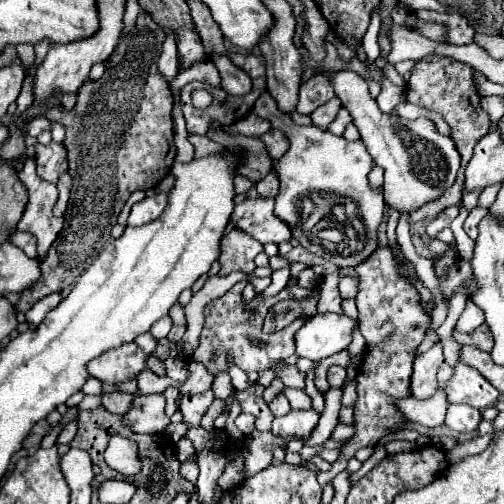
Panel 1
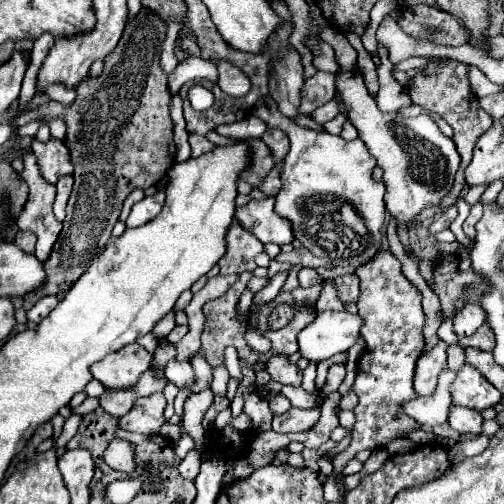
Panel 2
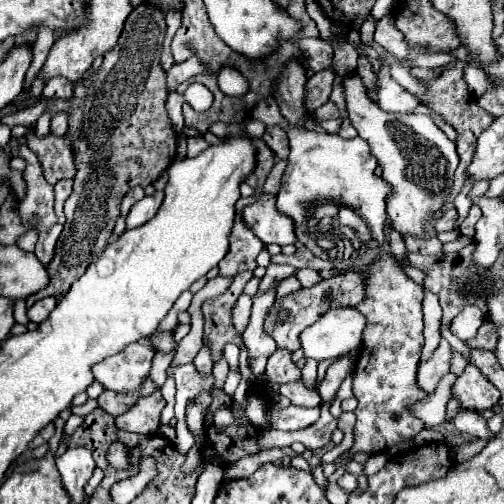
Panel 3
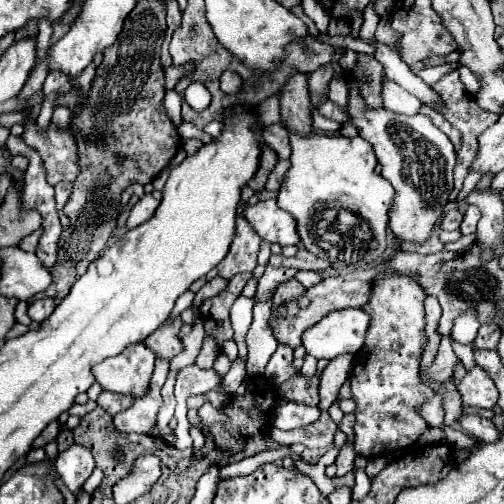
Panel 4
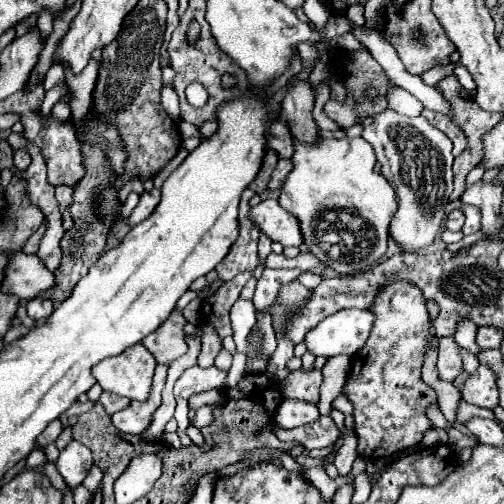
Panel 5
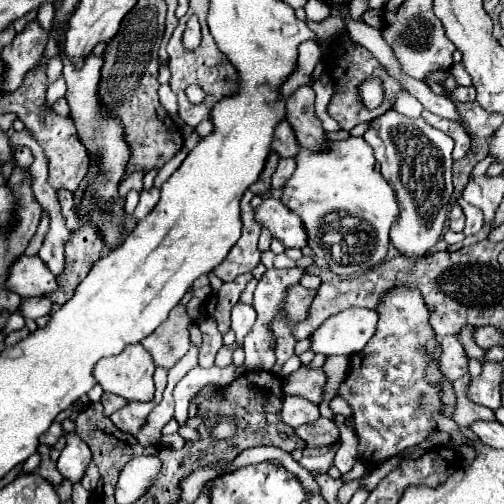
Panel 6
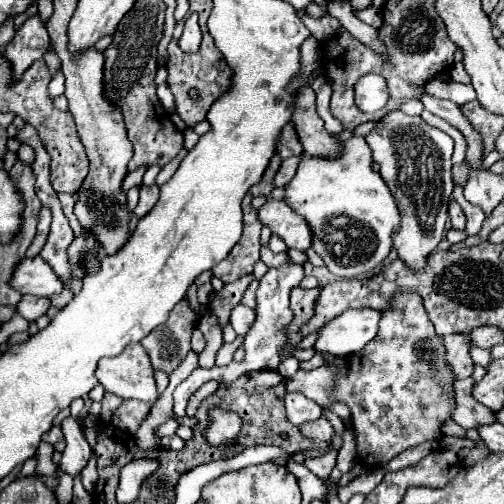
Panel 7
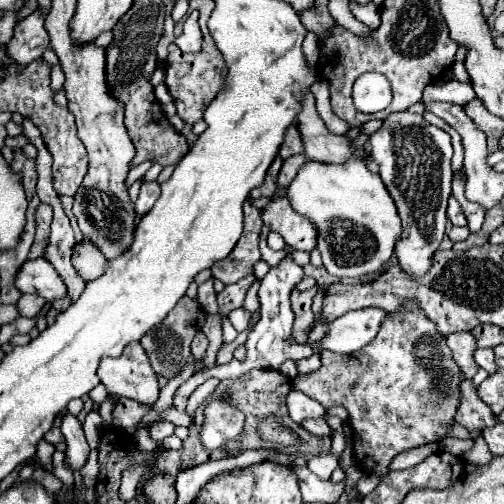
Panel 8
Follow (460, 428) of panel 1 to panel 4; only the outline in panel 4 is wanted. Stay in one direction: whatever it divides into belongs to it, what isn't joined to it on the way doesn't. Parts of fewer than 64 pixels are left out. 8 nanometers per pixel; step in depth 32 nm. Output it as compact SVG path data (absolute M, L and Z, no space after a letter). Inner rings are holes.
M466 416L466 418L458 420L458 424L470 436L474 436L476 440L480 440L484 444L490 444L490 442L500 440L500 430L492 424L492 420L486 420L486 418L480 418L480 416Z

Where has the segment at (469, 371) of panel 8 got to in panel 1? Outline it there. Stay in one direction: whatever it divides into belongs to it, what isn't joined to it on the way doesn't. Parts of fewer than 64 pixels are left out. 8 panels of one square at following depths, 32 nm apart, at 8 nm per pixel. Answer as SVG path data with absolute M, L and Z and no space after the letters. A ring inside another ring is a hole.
M436 342L428 352L416 356L412 374L412 396L430 398L436 392L436 374L444 364L442 342Z

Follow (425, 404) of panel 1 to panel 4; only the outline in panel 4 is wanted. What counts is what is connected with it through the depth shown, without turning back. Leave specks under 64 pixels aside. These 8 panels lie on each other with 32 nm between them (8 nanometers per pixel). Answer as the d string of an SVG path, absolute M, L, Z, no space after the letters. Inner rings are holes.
M436 394L428 404L422 406L420 414L426 418L426 422L432 428L442 428L444 426L444 412L442 412L442 398Z

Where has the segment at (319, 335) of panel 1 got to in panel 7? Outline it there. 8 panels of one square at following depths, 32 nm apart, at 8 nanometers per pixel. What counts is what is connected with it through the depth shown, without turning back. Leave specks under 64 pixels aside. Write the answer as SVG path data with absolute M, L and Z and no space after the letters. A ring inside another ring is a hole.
M360 308L348 310L330 320L314 344L316 352L330 352L338 356L350 356L360 352L378 332L380 310Z

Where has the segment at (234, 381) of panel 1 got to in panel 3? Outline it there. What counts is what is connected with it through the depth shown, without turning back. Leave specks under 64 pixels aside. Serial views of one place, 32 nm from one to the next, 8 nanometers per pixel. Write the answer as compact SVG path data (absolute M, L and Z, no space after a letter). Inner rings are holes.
M228 343L224 347L223 356L226 359L230 370L238 369L239 353L240 353L239 348L233 343Z

